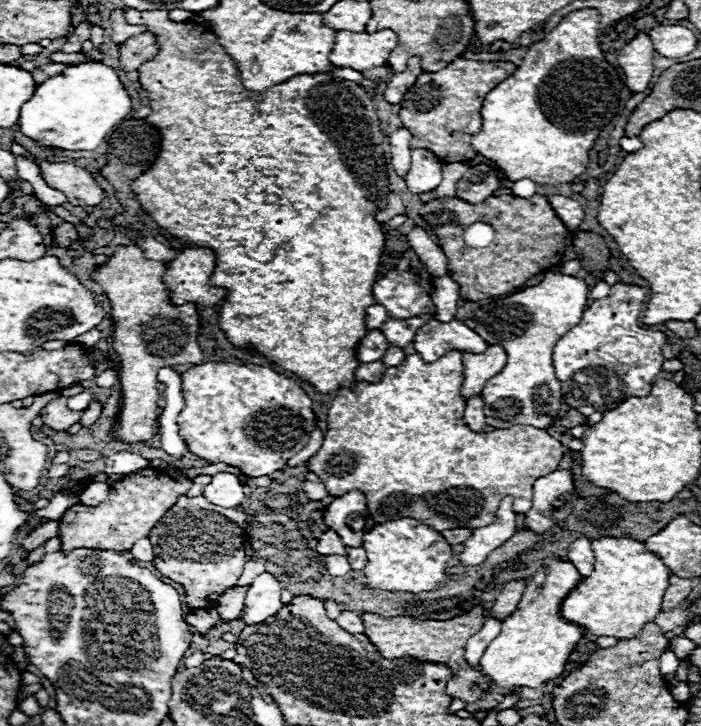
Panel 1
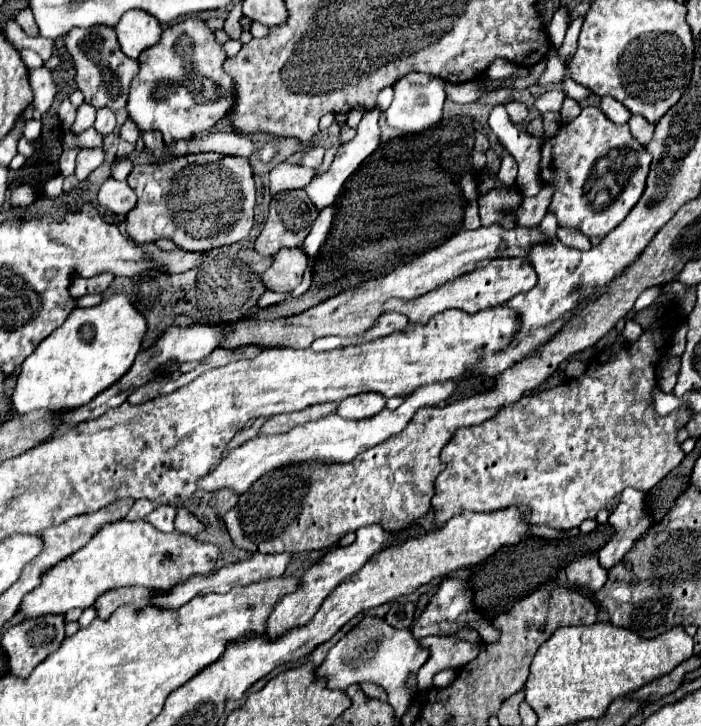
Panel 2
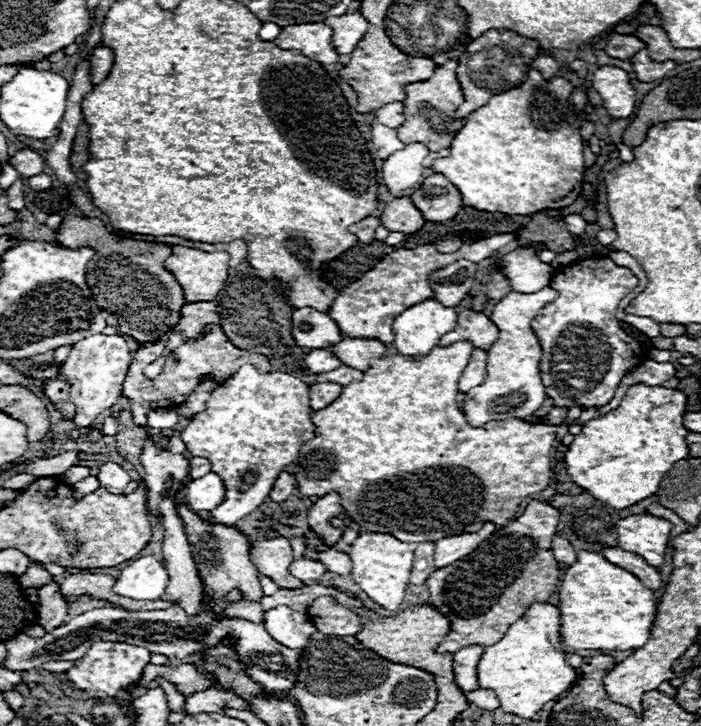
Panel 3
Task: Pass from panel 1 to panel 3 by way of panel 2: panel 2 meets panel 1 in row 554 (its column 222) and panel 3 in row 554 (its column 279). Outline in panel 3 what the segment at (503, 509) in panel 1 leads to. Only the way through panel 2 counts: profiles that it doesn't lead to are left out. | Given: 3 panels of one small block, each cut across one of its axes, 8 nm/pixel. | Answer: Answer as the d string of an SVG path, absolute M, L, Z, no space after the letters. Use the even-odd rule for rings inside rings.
M486 522L480 532L460 534L460 536L448 536L448 538L436 540L436 552L434 552L434 564L436 564L436 568L444 568L444 566L454 564L456 560L462 560L472 550L476 550L480 546L480 542L486 540L496 530L498 530L496 524Z

